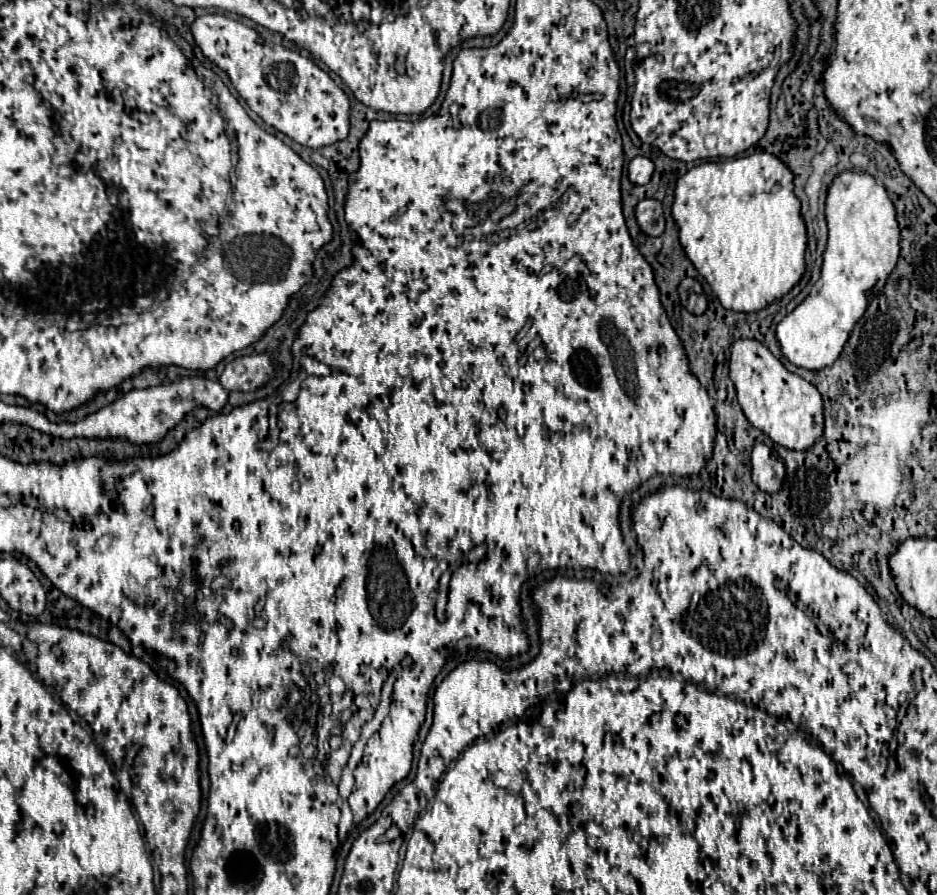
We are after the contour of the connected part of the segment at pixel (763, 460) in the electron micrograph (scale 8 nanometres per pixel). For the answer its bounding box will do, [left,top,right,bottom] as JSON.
[751,444,785,494]

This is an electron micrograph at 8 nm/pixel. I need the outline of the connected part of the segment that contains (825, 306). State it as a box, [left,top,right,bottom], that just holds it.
[777,172,901,370]

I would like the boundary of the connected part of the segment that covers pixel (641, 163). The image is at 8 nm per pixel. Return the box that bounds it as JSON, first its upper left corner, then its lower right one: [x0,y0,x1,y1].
[629,156,655,184]

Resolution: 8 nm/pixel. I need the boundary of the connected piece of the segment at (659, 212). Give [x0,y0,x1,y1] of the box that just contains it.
[635,198,665,236]

